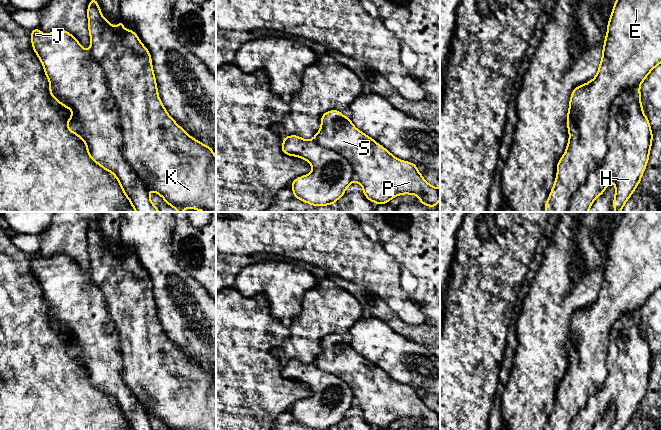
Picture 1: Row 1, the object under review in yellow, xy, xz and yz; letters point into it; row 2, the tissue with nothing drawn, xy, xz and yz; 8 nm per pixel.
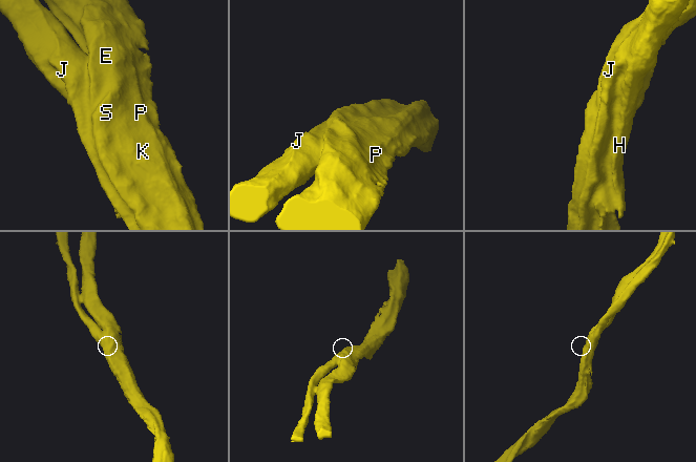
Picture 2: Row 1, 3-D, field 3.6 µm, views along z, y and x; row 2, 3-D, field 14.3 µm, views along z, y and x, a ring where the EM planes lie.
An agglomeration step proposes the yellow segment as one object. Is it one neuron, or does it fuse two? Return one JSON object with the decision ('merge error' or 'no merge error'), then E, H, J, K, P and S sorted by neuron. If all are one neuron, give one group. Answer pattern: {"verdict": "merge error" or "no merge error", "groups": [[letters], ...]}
{"verdict": "merge error", "groups": [["E", "K", "P", "S"], ["H", "J"]]}

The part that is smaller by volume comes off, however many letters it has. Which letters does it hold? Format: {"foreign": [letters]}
{"foreign": ["H", "J"]}

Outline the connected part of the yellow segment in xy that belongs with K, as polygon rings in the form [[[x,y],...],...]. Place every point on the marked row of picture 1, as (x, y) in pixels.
[[[90,0],[87,8],[90,52],[102,67],[108,88],[119,112],[122,132],[121,153],[150,192],[160,195],[178,212],[187,208],[196,211],[216,212],[216,156],[212,147],[192,138],[168,114],[159,98],[150,52],[133,30],[126,30],[122,20],[116,27],[102,15],[97,0]]]

